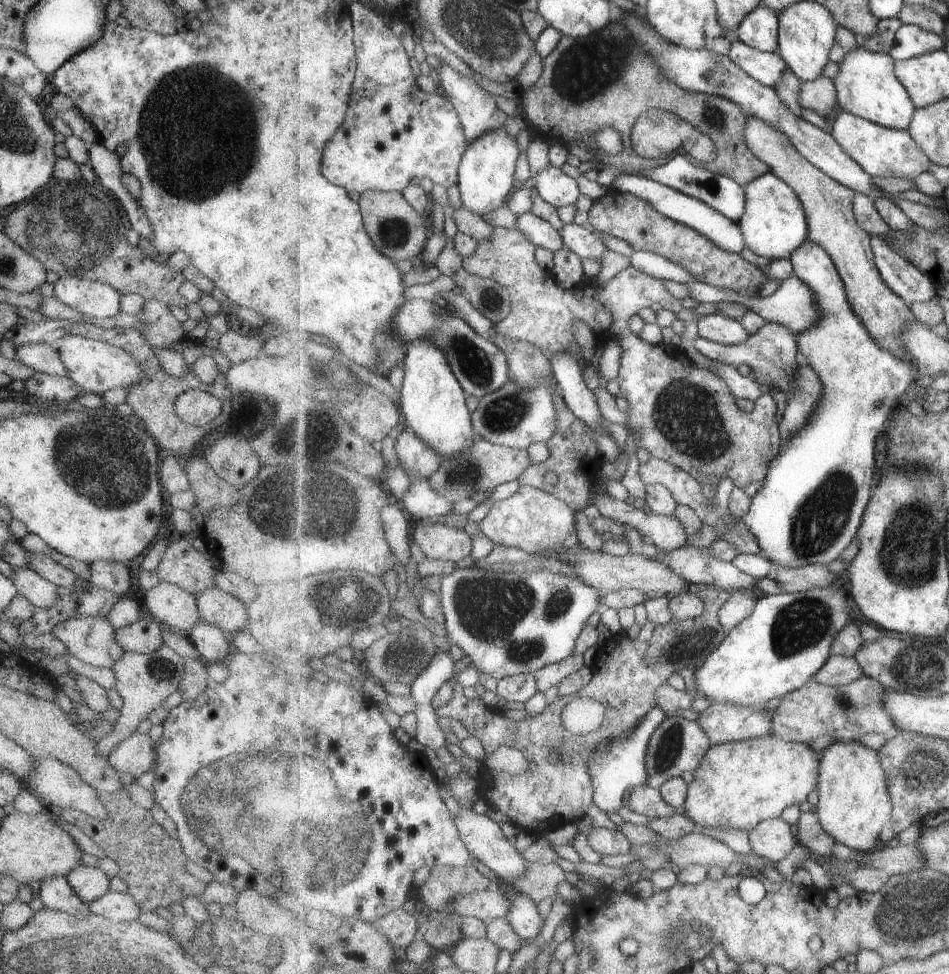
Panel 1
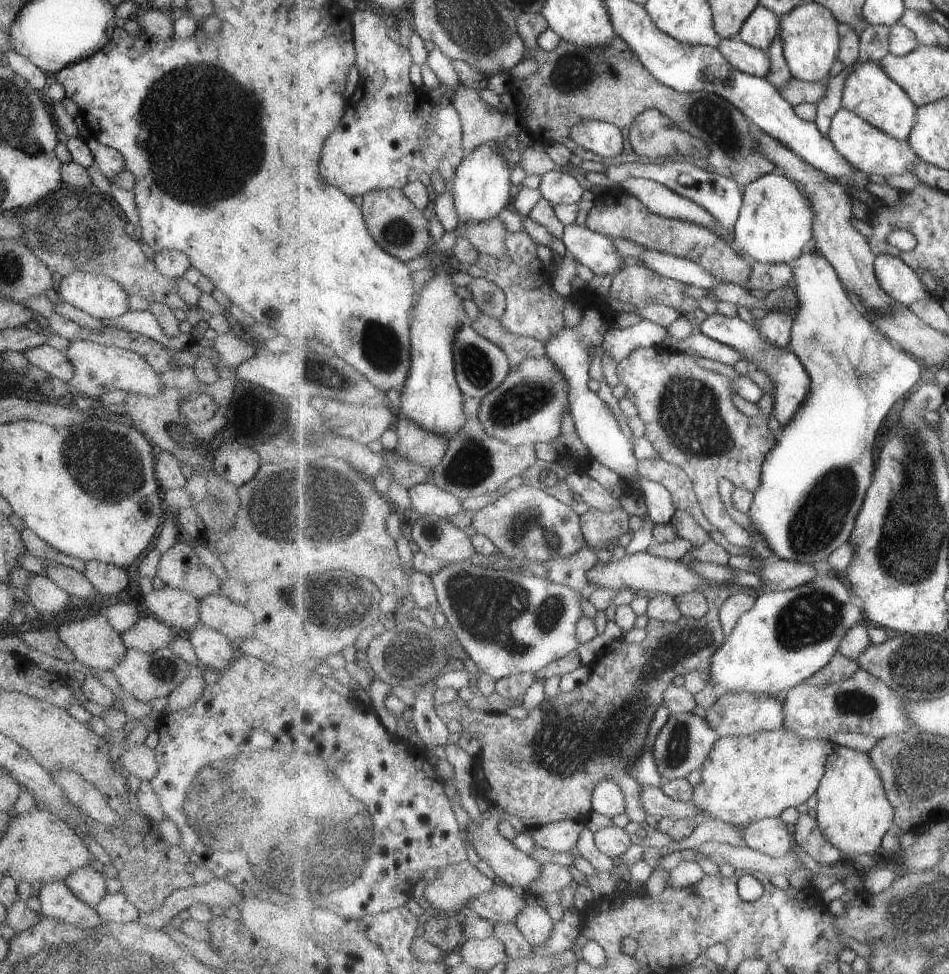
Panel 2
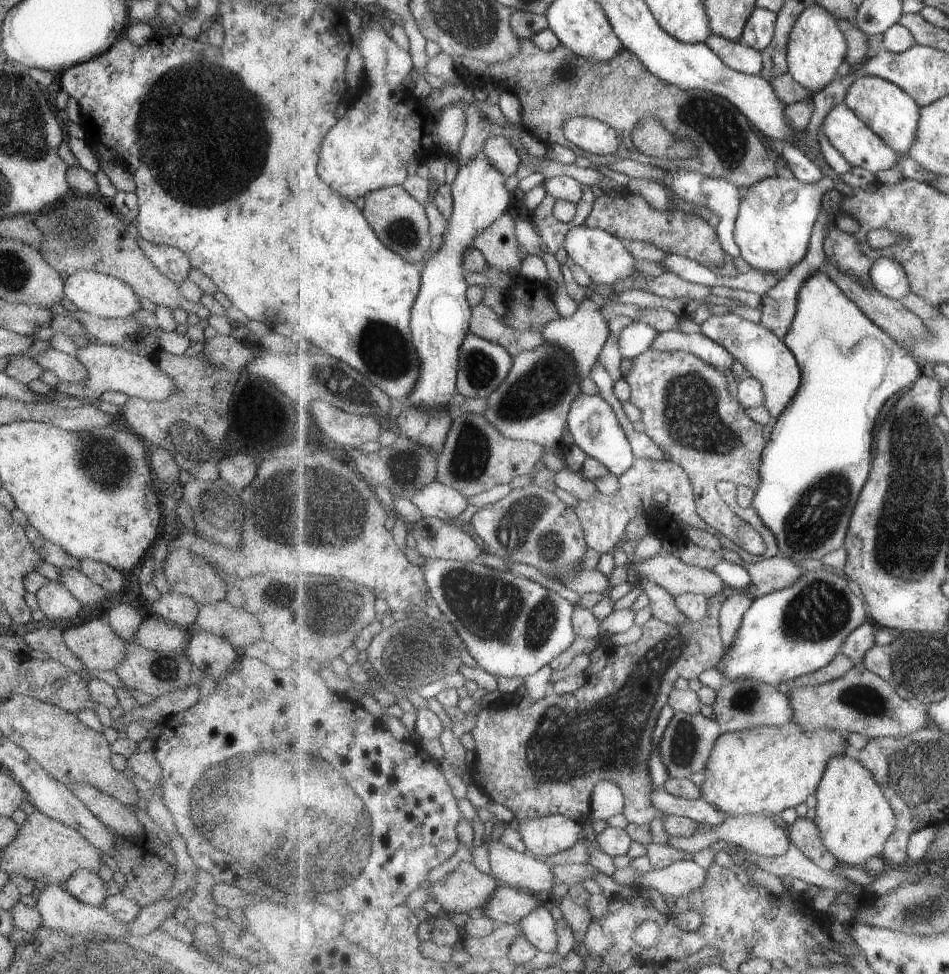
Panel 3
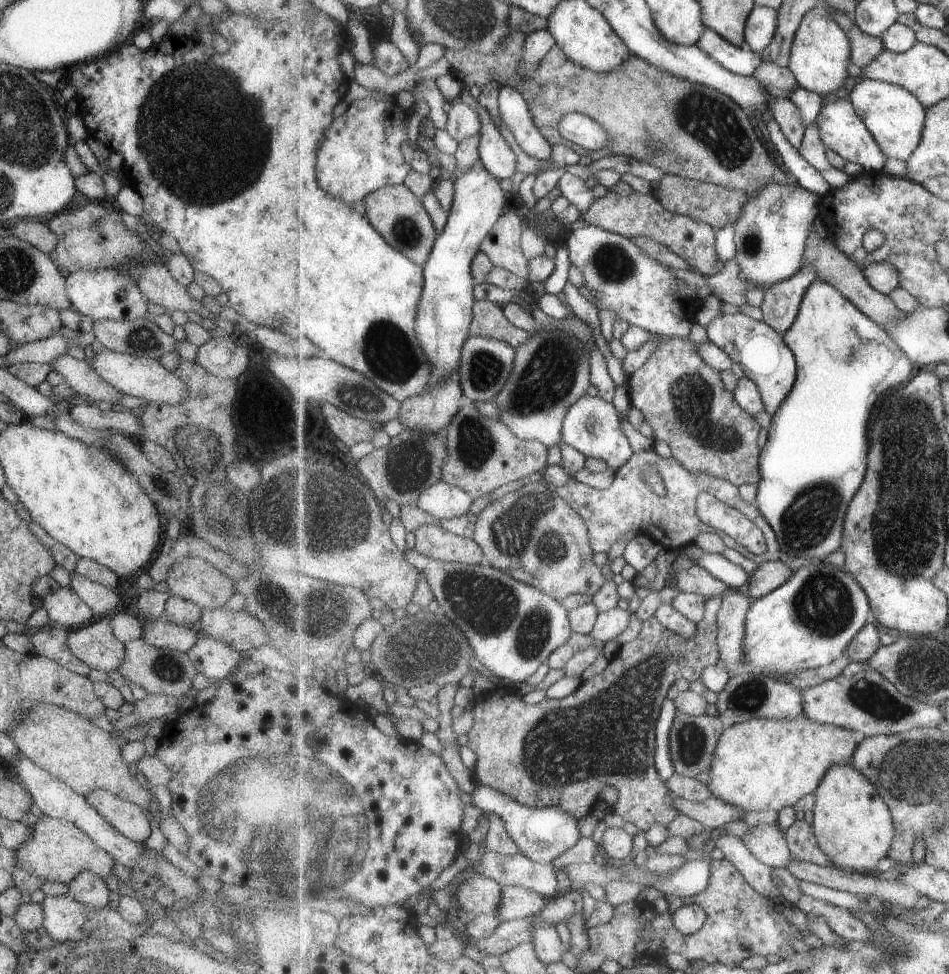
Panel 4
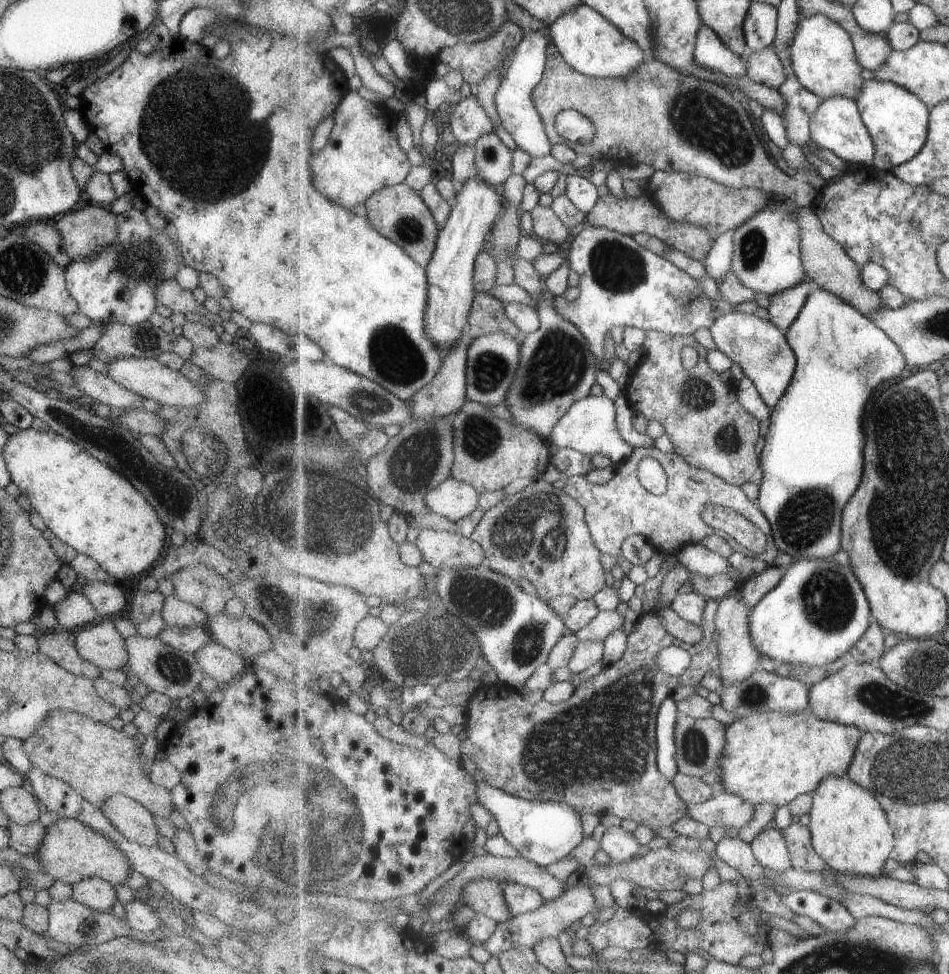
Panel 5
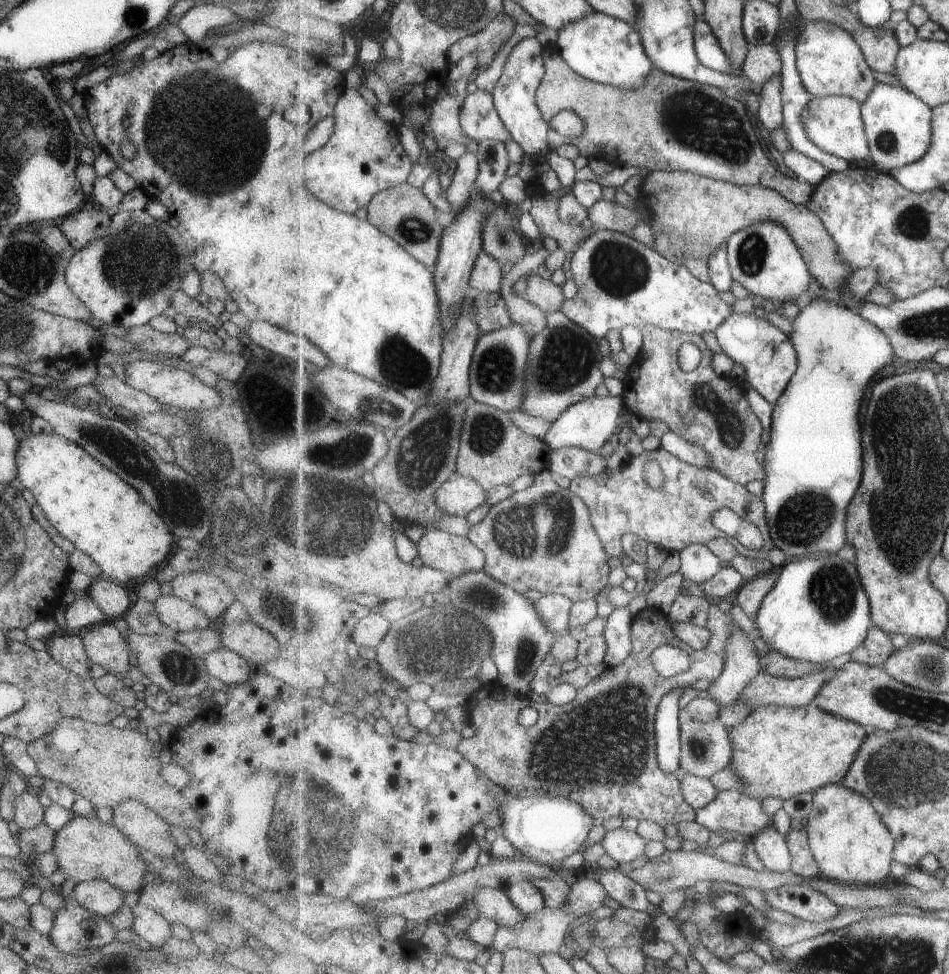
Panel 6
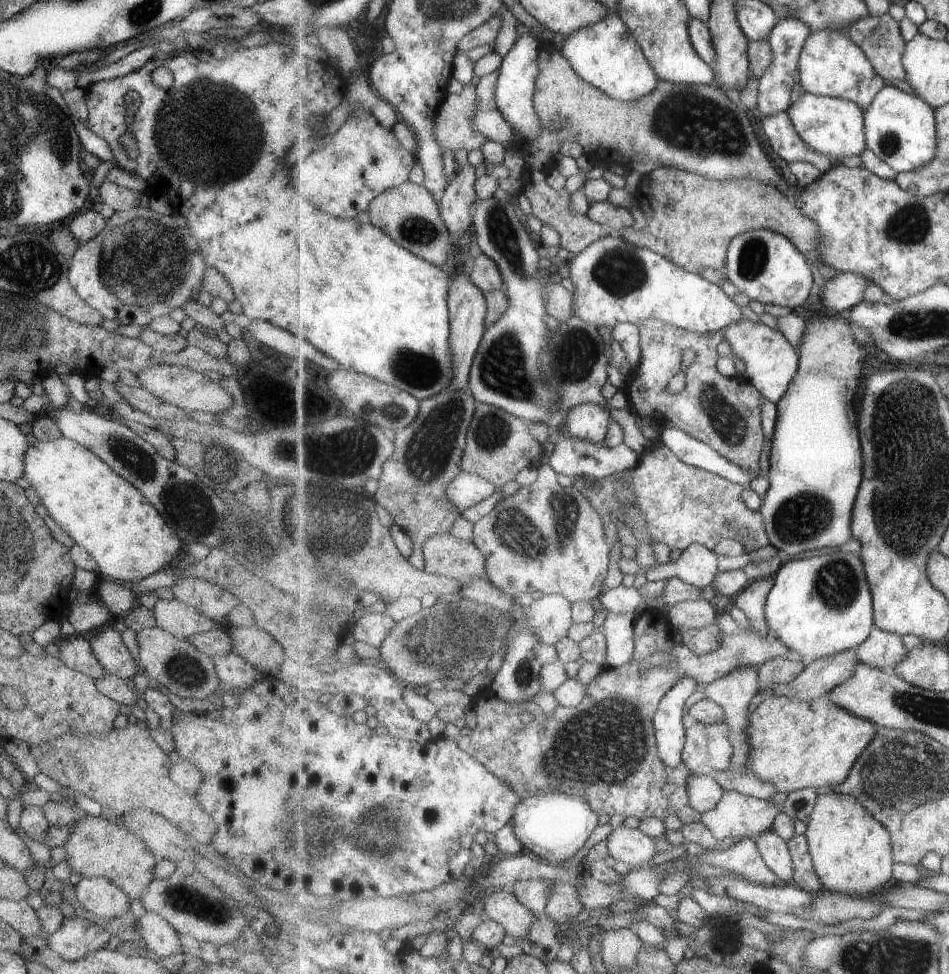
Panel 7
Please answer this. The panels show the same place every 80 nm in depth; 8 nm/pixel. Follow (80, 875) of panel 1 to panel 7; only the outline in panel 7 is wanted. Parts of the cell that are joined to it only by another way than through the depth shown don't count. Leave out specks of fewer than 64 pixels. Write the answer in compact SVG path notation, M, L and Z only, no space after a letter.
M103 877L82 878L73 887L71 897L86 911L104 920L120 917L130 908L130 898Z

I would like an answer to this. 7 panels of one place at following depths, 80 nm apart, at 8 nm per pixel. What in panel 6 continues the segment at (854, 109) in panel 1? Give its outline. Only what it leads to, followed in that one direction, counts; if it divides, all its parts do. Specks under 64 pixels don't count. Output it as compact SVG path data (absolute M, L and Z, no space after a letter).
M879 83L862 102L862 115L872 150L872 164L892 171L918 161L932 147L933 112L923 99L903 86Z

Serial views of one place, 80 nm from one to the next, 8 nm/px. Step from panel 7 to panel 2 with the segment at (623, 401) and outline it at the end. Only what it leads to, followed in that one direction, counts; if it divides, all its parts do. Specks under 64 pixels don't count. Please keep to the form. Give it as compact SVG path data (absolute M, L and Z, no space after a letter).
M590 300L589 308L581 312L580 324L575 328L563 327L554 337L550 338L546 346L547 356L559 367L567 371L569 383L569 409L574 414L576 427L583 442L588 446L586 453L590 458L595 458L599 463L617 473L620 478L635 476L638 460L633 452L633 442L621 432L619 422L611 414L611 409L599 394L589 388L589 362L593 346L602 347L606 332L609 330L609 320L604 309L593 306Z

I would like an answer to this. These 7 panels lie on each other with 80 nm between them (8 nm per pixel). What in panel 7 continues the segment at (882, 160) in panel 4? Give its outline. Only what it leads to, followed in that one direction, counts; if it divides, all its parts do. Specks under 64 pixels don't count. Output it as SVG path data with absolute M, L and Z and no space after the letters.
M805 93L787 112L801 138L815 151L832 159L861 155L868 148L866 118L862 106L852 100Z

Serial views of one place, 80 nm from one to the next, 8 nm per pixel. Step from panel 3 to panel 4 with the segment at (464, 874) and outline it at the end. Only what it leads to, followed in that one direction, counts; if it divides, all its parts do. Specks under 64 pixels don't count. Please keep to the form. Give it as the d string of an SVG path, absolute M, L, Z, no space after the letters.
M482 874L471 875L467 881L461 881L456 888L458 908L474 915L496 916L503 887L499 882Z

